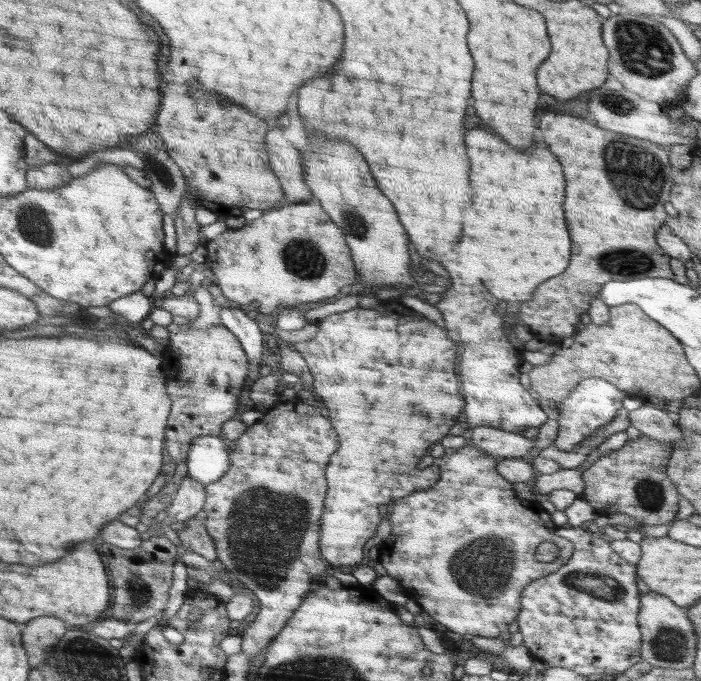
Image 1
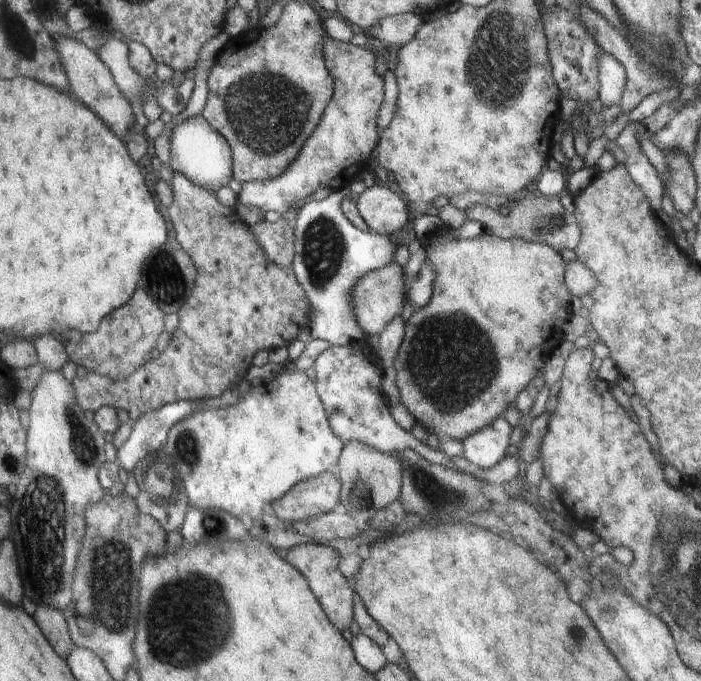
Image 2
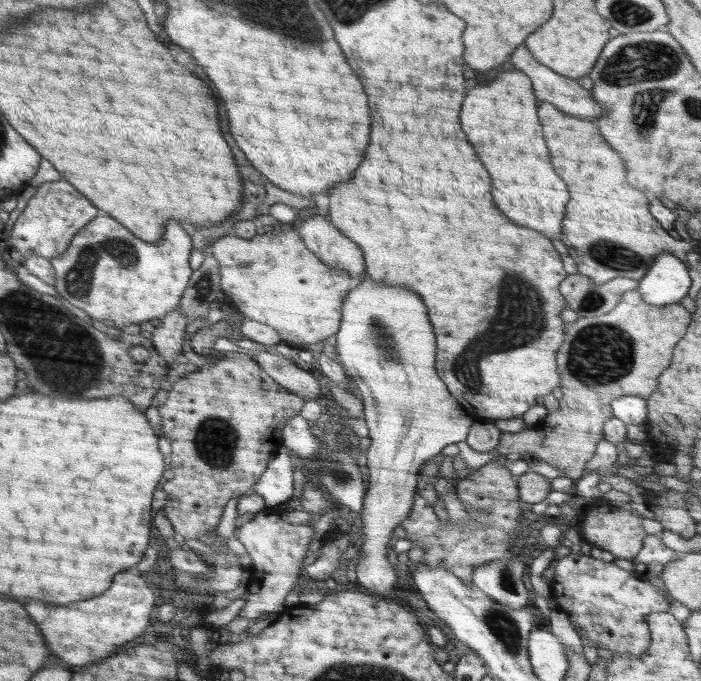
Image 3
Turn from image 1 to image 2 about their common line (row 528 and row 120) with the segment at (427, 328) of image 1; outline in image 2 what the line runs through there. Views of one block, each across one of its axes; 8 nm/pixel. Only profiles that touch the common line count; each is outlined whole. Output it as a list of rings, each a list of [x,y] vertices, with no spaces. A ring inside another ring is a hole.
[[[330,35],[323,36],[322,44],[325,68],[330,73],[334,86],[332,98],[326,105],[316,130],[302,145],[301,151],[295,156],[293,163],[285,168],[285,171],[282,171],[273,179],[265,181],[251,180],[242,183],[241,190],[237,194],[236,204],[243,205],[251,211],[266,213],[269,210],[275,210],[284,215],[296,202],[311,197],[313,192],[316,192],[316,189],[320,187],[336,186],[337,184],[344,187],[351,184],[362,172],[363,164],[376,152],[380,135],[376,119],[384,98],[384,80],[376,74],[374,69],[377,58],[364,46],[353,46],[349,42],[337,41]]]

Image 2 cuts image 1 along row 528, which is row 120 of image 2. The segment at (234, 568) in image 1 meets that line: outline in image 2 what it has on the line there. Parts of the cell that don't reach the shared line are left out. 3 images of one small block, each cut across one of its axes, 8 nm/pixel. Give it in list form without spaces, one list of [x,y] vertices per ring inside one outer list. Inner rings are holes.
[[[290,1],[274,28],[260,25],[235,37],[230,37],[216,56],[210,69],[208,95],[202,116],[230,145],[233,160],[233,178],[245,183],[265,181],[278,176],[301,151],[312,130],[318,126],[333,93],[333,80],[325,68],[323,36],[328,35],[318,24],[318,13],[305,2]]]

